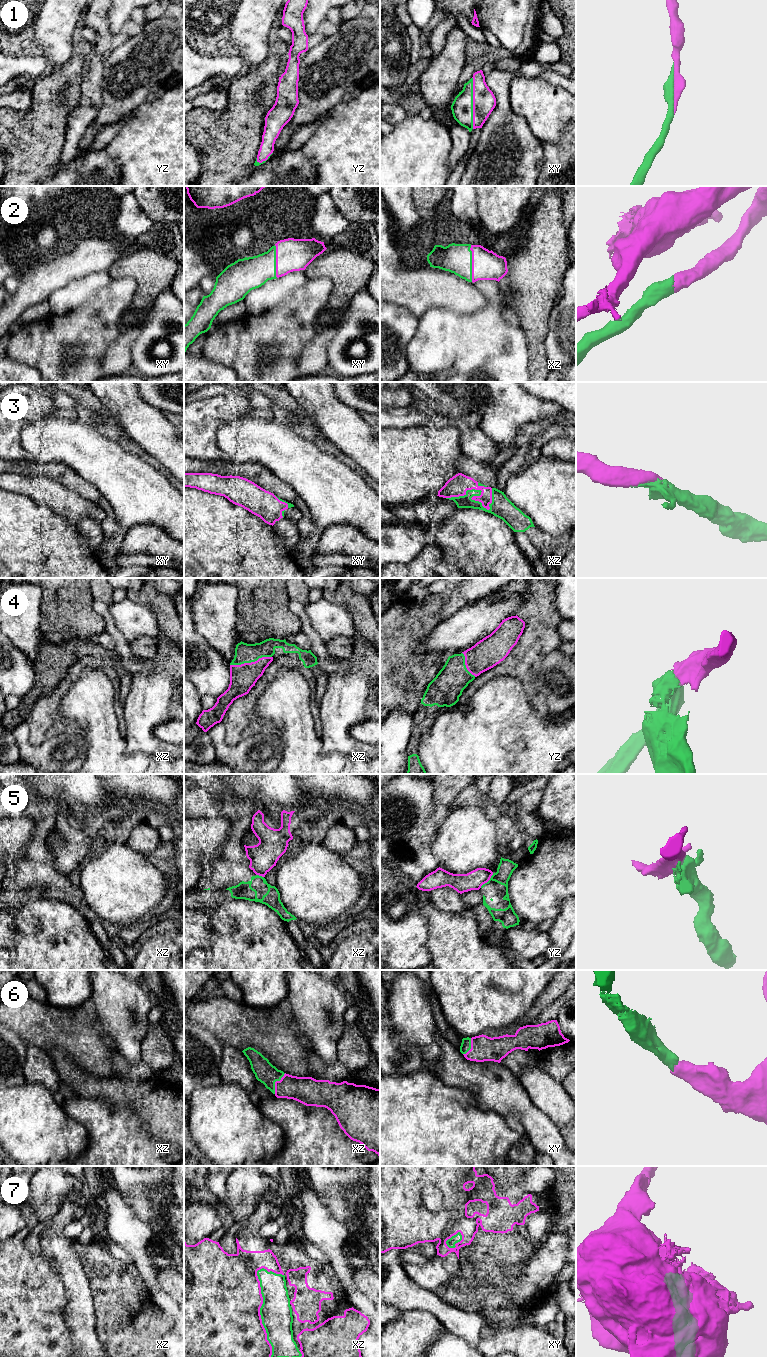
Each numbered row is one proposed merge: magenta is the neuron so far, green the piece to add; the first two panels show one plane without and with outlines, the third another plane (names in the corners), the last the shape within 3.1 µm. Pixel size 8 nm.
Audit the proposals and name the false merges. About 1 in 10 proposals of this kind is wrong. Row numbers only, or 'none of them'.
5, 7

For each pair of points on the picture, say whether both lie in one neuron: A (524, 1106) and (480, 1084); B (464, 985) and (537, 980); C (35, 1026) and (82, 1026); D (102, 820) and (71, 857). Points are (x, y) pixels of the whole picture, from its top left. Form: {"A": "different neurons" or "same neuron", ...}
{"A": "same neuron", "B": "same neuron", "C": "same neuron", "D": "same neuron"}

